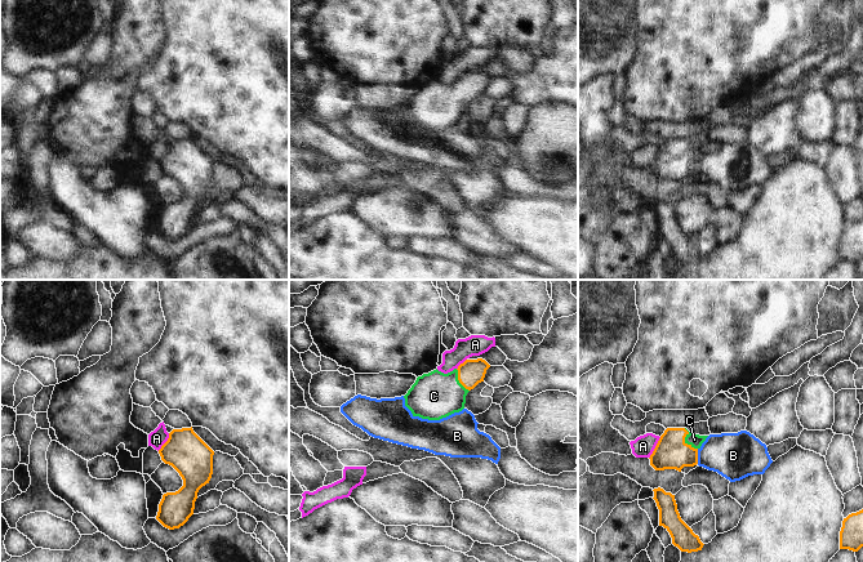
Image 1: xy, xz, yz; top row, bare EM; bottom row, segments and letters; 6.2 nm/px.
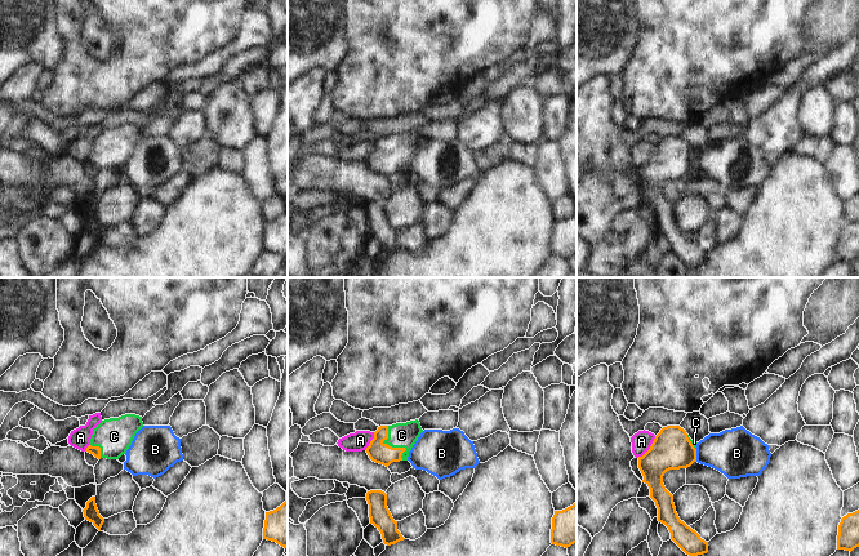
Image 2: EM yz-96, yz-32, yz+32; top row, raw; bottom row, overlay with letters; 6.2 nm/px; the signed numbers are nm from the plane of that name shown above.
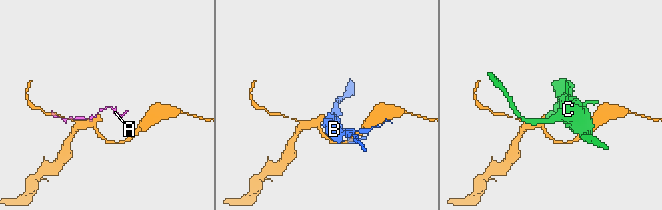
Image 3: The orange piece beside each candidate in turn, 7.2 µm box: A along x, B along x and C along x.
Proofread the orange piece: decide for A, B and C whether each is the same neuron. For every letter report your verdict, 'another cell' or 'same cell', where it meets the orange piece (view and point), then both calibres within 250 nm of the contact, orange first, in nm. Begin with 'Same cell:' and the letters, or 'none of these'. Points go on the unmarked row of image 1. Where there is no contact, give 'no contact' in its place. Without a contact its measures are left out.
Same cell: C
A: another cell | yz (655, 159) | 200/140 nm
B: another cell | yz (697, 168) | 200/280 nm
C: same cell | yz (684, 152) | 200/80 nm

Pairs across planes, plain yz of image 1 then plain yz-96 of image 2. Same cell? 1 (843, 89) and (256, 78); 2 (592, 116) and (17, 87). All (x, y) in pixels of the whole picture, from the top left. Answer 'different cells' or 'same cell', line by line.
1: same cell
2: same cell

